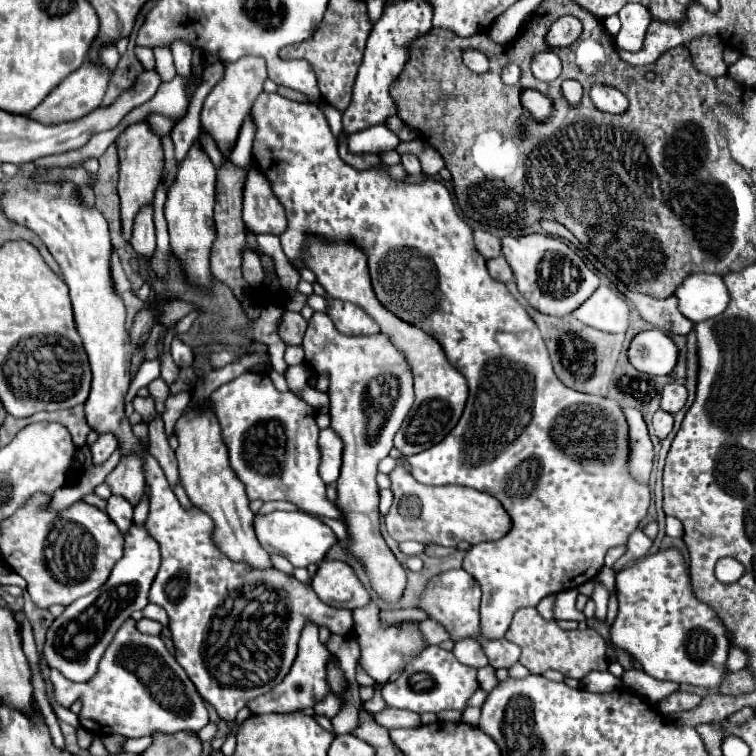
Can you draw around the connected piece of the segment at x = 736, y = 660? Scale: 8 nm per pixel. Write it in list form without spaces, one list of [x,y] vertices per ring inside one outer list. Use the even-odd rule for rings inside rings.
[[[730,649],[730,655],[728,655],[728,661],[726,661],[726,673],[734,673],[734,671],[740,671],[746,667],[746,661],[748,661],[748,655],[740,653],[742,649]]]

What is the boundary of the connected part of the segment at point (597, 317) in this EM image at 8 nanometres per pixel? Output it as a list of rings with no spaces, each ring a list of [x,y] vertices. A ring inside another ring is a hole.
[[[600,285],[594,295],[572,315],[594,329],[608,333],[626,333],[630,323],[626,297],[610,285]]]

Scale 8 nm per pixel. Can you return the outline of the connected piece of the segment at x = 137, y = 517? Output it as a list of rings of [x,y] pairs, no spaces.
[[[148,485],[144,487],[144,497],[140,499],[140,505],[134,507],[134,523],[142,525],[146,521],[146,515],[148,515]]]

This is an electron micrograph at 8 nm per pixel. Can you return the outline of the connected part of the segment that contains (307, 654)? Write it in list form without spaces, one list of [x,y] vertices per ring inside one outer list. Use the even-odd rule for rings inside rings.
[[[306,625],[306,629],[302,631],[302,637],[300,637],[300,645],[298,645],[298,657],[296,657],[288,677],[280,685],[276,685],[276,689],[272,689],[270,693],[264,693],[262,697],[256,697],[256,699],[248,701],[246,707],[252,711],[252,715],[294,713],[294,711],[302,711],[302,709],[314,707],[328,693],[332,693],[332,689],[328,685],[328,677],[326,677],[328,659],[330,659],[330,653],[318,641],[318,629],[314,625]]]

